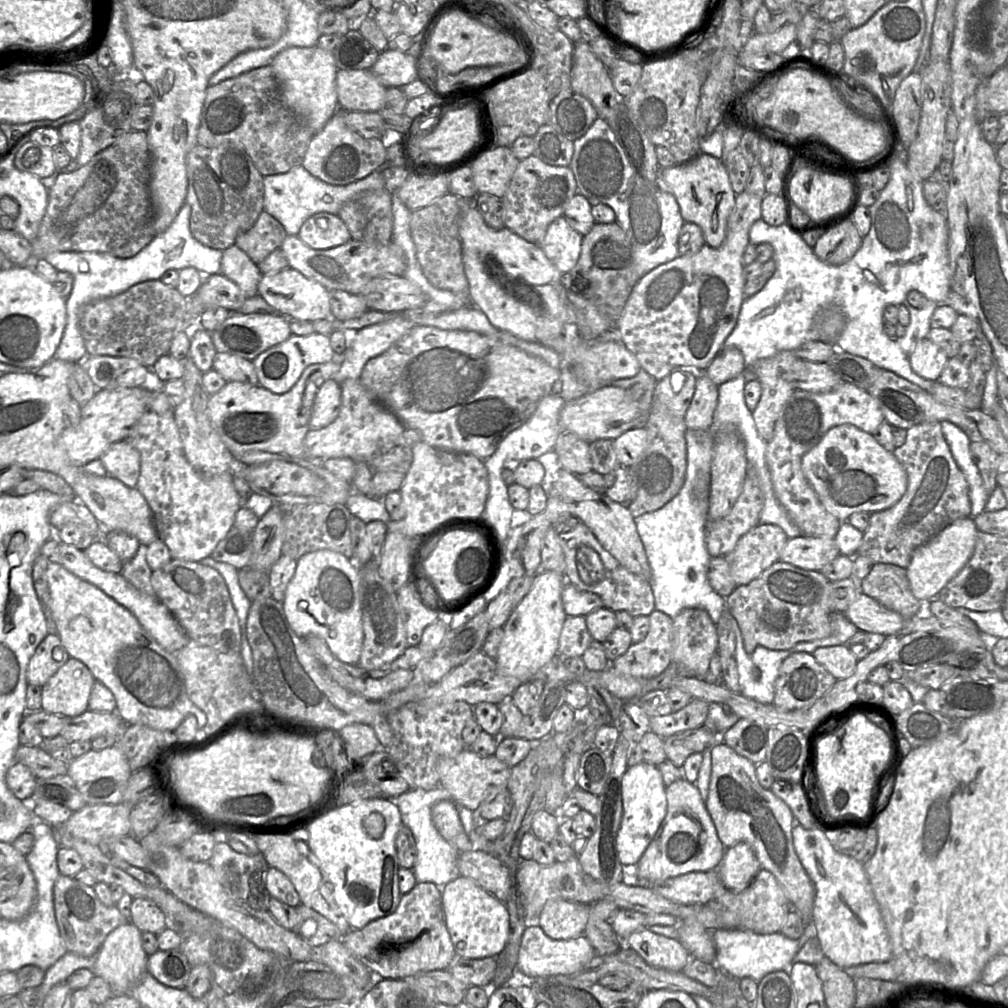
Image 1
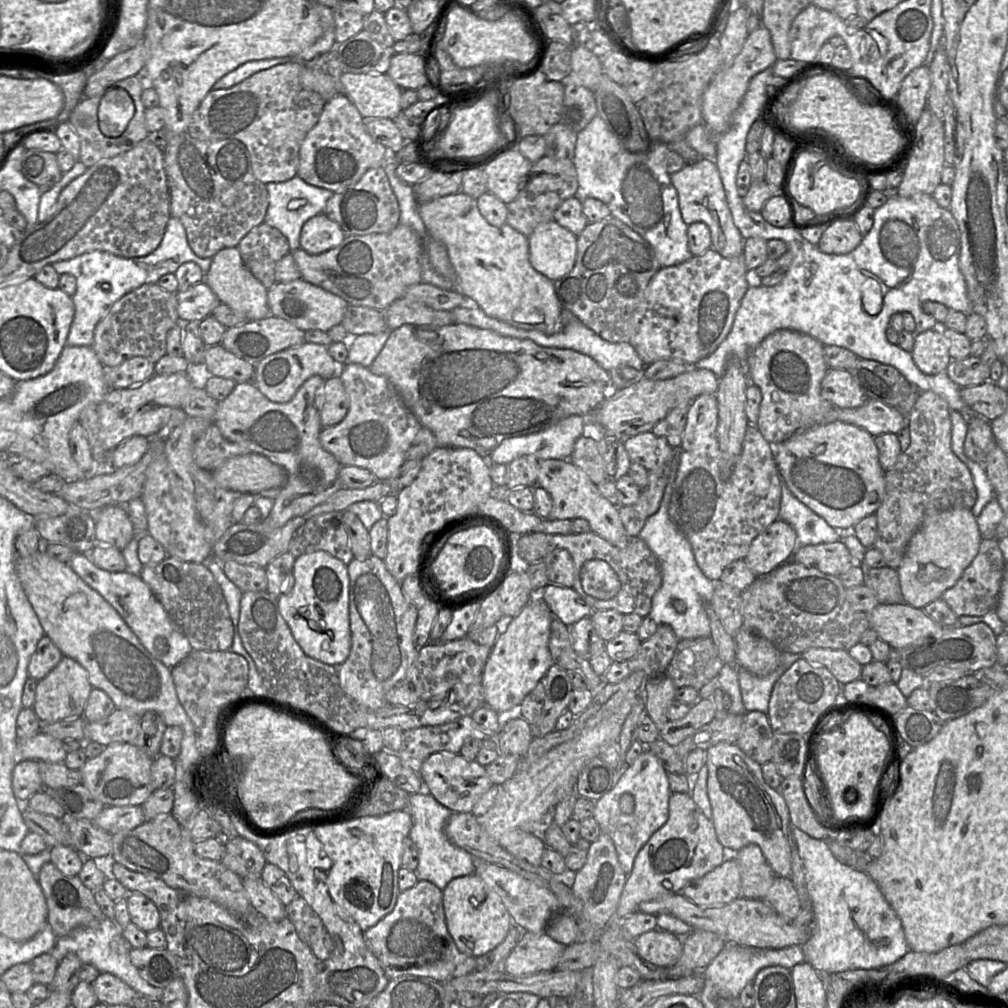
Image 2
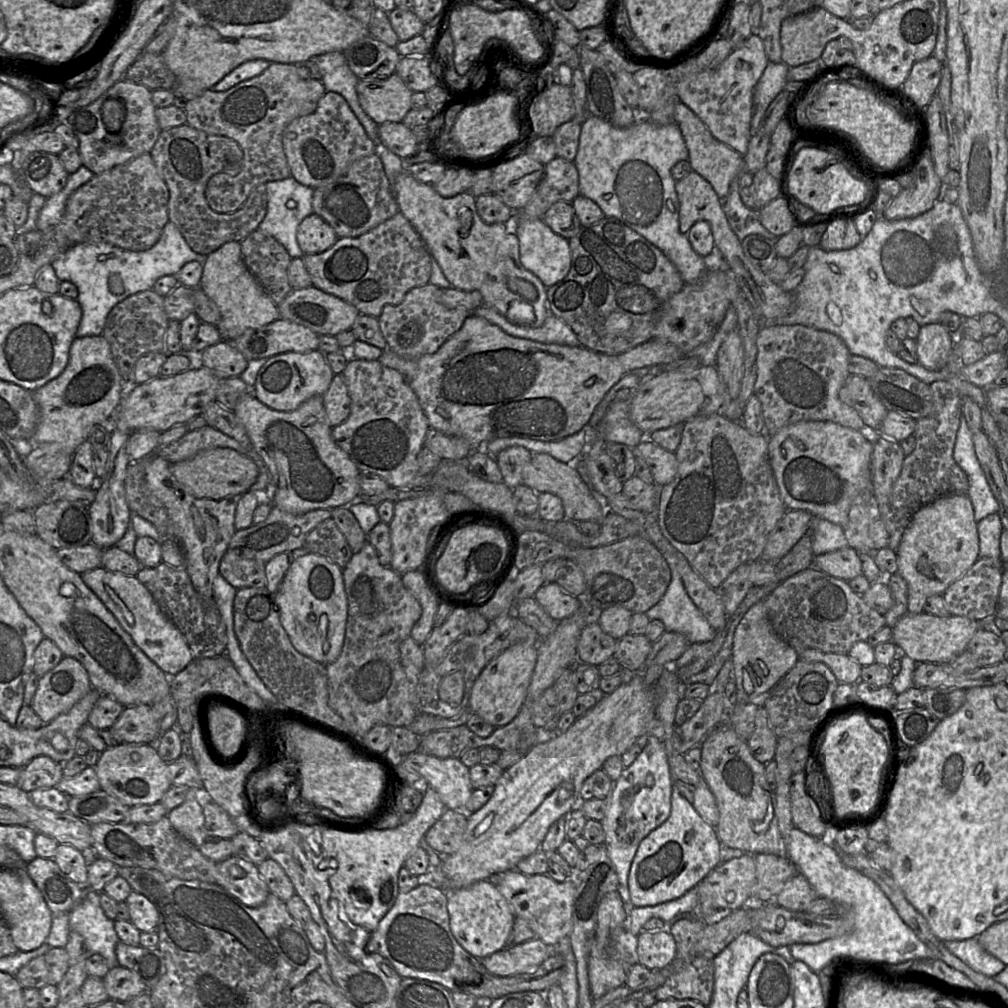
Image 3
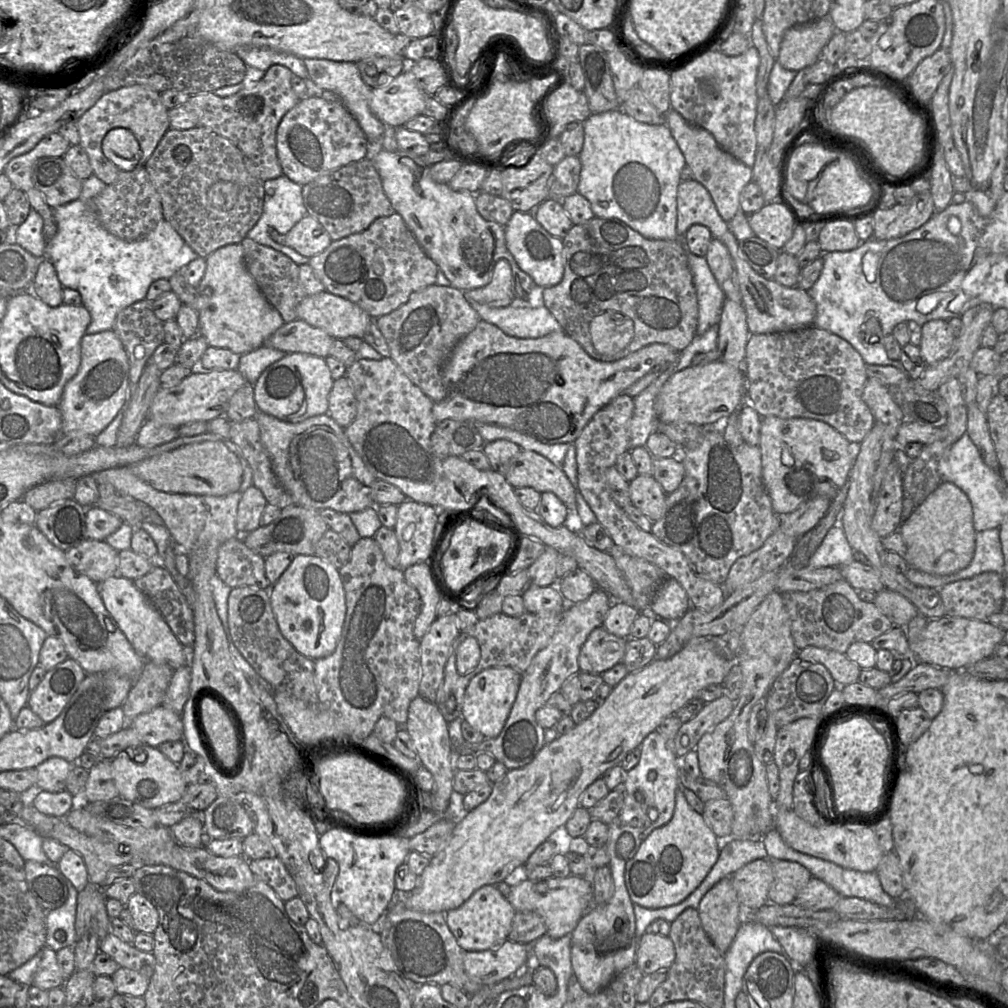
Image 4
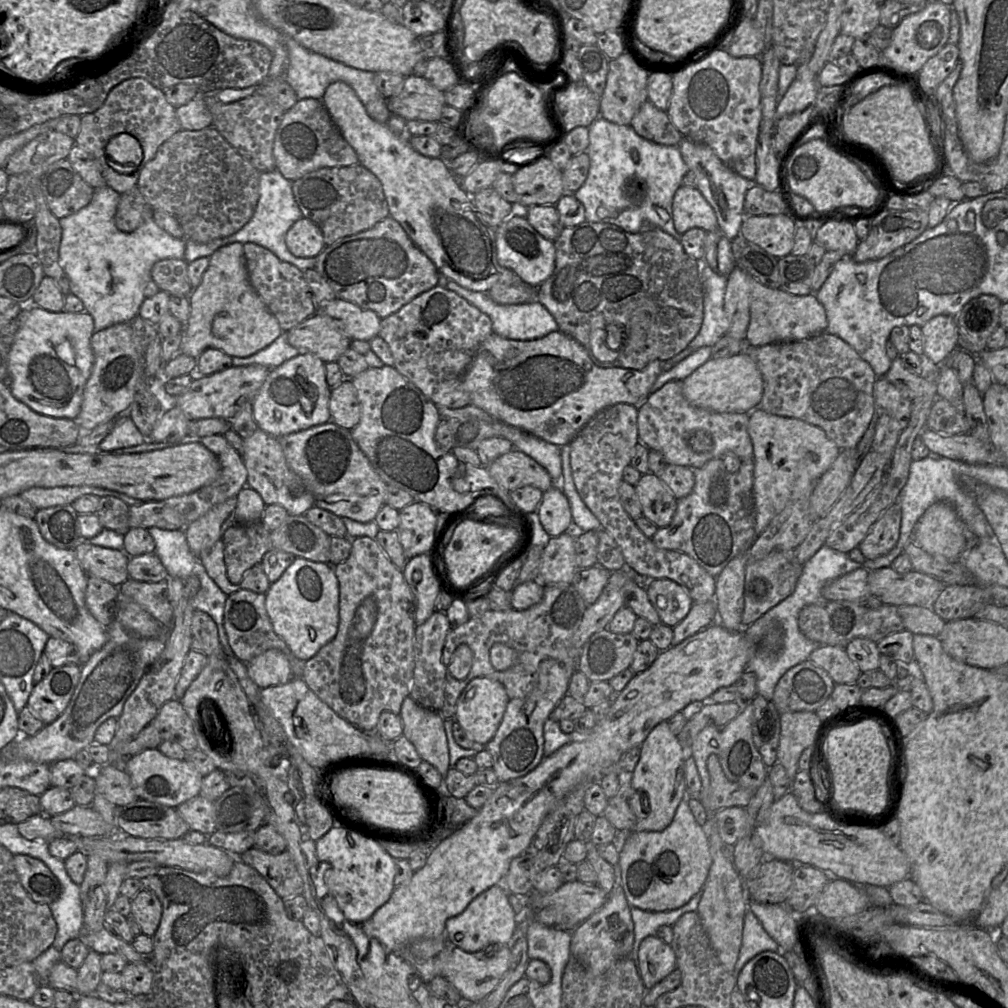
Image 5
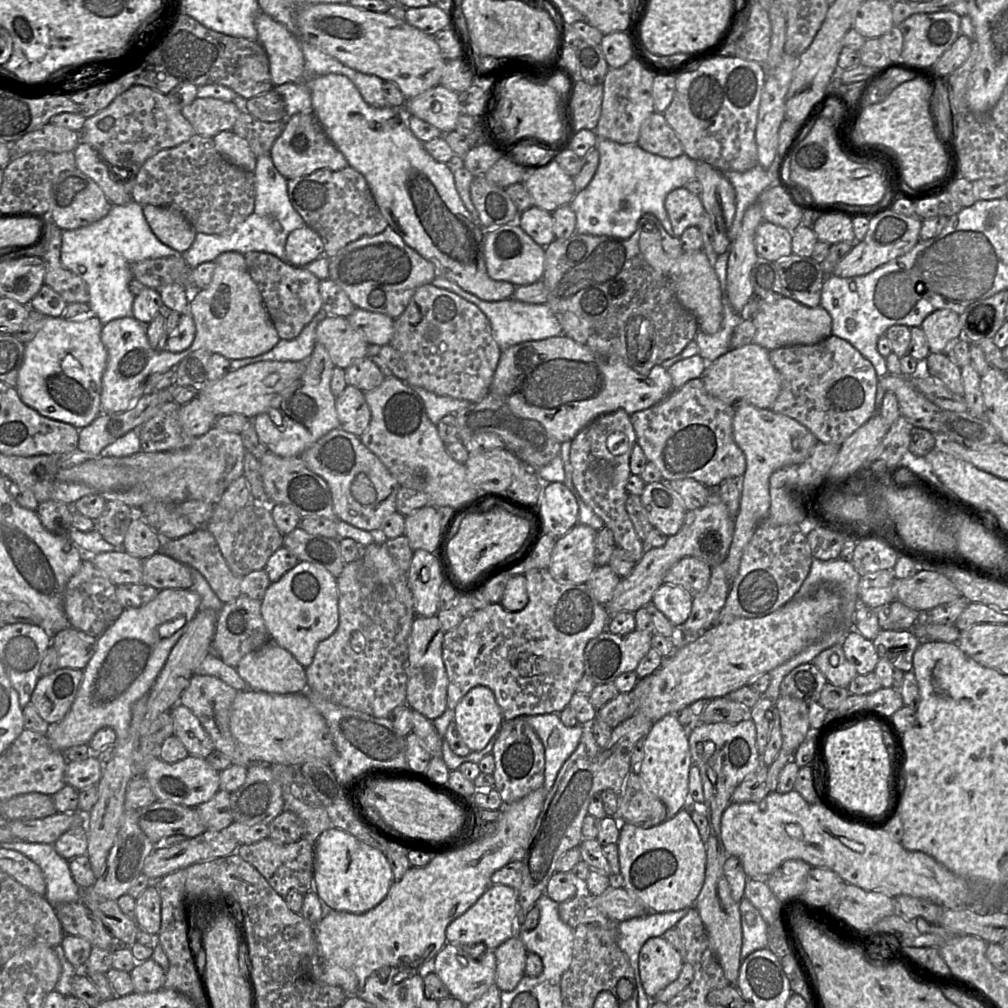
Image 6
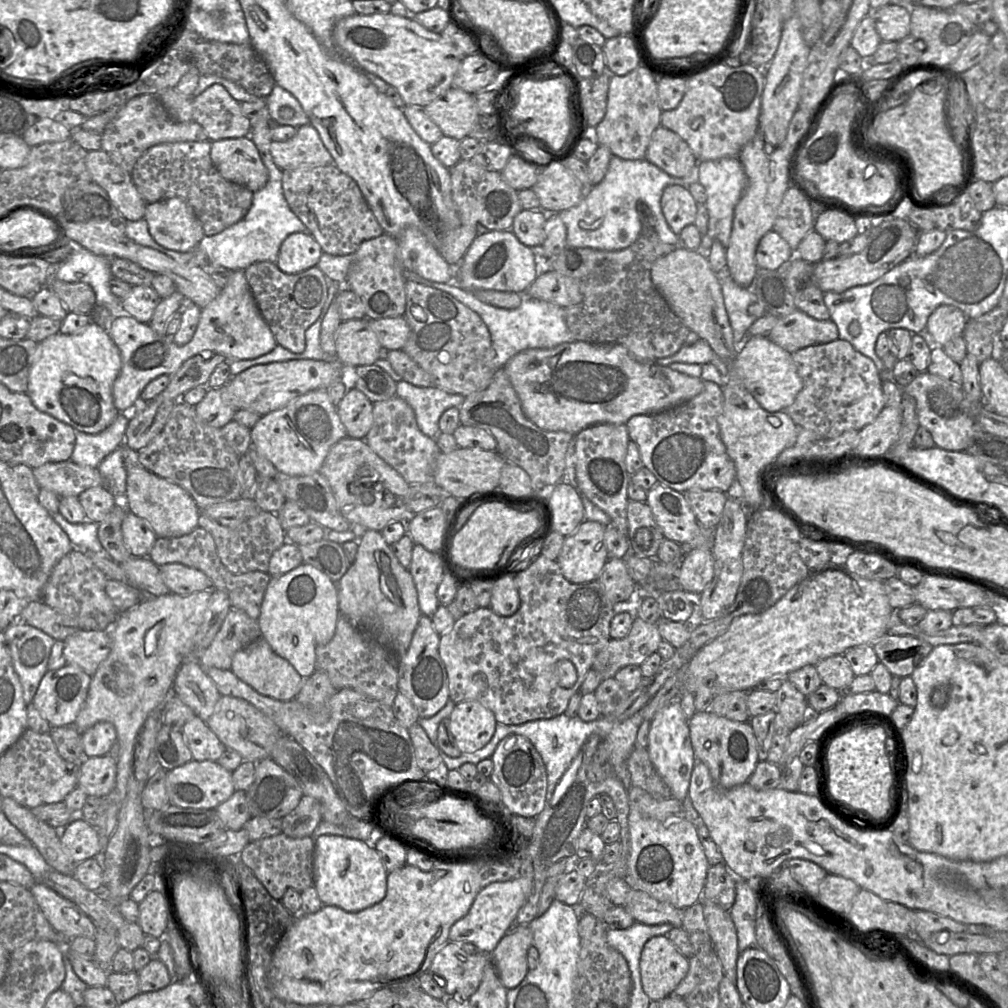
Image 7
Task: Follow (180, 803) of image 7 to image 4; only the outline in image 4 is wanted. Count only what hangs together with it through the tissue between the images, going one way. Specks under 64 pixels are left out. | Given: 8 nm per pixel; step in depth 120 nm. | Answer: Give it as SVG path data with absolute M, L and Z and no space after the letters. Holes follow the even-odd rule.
M147 744L127 748L112 758L110 764L119 796L146 808L155 809L178 802L188 785L178 764L169 760L158 747Z

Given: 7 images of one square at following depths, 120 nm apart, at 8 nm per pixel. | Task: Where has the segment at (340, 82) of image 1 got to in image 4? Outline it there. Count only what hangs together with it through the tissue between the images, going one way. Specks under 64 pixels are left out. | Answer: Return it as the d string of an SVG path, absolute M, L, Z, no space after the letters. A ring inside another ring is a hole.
M403 71L387 85L371 90L369 106L386 126L398 128L423 114L427 98L408 71Z

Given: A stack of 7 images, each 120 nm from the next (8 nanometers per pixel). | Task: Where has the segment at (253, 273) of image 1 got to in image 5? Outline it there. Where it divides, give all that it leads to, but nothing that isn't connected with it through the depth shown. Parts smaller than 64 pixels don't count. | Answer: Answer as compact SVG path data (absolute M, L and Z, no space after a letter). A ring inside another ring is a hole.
M239 242L223 246L209 257L209 266L200 285L190 294L189 303L190 317L183 328L183 342L178 354L185 354L196 361L207 348L219 349L231 357L246 358L269 346L283 332L249 281L243 244Z

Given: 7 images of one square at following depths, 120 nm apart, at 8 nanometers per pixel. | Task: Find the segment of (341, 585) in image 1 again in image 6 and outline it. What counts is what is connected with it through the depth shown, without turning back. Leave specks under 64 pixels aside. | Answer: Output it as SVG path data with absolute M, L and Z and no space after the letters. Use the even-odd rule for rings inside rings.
M299 561L295 567L287 571L278 581L271 582L261 602L261 614L271 640L280 647L289 651L304 668L307 668L313 661L318 643L331 636L339 625L337 578L320 565L315 565L307 561Z

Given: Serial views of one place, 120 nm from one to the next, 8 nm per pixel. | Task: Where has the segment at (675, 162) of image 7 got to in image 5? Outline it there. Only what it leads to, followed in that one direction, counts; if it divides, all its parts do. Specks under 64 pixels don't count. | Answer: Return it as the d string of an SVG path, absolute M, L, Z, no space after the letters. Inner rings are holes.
M650 101L641 105L631 121L631 127L642 138L666 146L678 146L683 138L666 111Z

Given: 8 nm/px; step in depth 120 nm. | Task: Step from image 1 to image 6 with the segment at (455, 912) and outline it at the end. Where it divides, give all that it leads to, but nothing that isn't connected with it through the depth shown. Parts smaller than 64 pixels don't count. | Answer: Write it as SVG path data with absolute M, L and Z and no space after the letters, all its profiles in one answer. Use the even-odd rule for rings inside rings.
M502 884L491 885L465 913L453 920L446 929L447 942L463 947L483 943L486 950L495 950L516 935L518 891Z

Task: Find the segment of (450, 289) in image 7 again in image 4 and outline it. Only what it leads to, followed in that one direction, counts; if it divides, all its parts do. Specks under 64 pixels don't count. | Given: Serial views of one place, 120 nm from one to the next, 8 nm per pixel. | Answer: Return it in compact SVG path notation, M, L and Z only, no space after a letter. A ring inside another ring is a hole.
M469 300L470 305L480 318L496 325L505 334L517 338L540 338L551 332L561 332L562 327L545 307L489 307Z

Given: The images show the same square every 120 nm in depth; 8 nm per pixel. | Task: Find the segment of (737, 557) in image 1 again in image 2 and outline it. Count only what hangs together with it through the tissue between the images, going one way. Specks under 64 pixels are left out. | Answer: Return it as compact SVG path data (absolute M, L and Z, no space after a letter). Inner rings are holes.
M777 519L752 541L743 560L757 577L763 576L785 562L793 561L797 547L795 529L786 521Z

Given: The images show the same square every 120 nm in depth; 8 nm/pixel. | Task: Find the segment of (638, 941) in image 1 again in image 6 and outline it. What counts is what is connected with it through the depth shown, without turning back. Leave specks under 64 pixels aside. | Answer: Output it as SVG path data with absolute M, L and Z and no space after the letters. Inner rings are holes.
M662 936L646 940L639 953L639 971L647 996L655 998L675 981L682 966L683 958L680 951Z

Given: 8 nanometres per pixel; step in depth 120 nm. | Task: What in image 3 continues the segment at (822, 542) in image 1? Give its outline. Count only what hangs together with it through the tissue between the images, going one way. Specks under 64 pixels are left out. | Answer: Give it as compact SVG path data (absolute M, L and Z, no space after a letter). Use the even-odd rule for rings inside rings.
M850 546L814 556L813 566L845 581L863 574L858 552Z

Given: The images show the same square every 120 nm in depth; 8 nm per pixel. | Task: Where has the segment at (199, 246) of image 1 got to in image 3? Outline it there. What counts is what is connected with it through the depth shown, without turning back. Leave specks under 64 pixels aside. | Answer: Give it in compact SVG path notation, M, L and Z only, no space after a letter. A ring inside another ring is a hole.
M168 221L158 242L148 250L130 251L105 242L82 243L69 248L51 265L59 281L70 281L78 289L76 300L82 308L82 318L76 338L82 338L101 335L108 314L118 303L133 294L153 289L160 277L176 276L187 262L195 260L204 265L206 256L194 252L177 226ZM112 274L118 274L122 280L124 292L120 295L114 295L109 290L108 279Z

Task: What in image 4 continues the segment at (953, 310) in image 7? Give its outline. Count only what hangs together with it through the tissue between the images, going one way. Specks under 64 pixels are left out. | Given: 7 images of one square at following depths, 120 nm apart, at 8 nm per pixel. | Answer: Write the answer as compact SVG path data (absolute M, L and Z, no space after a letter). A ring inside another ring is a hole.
M930 320L922 325L920 353L926 365L943 359L951 350L954 335L947 320Z

